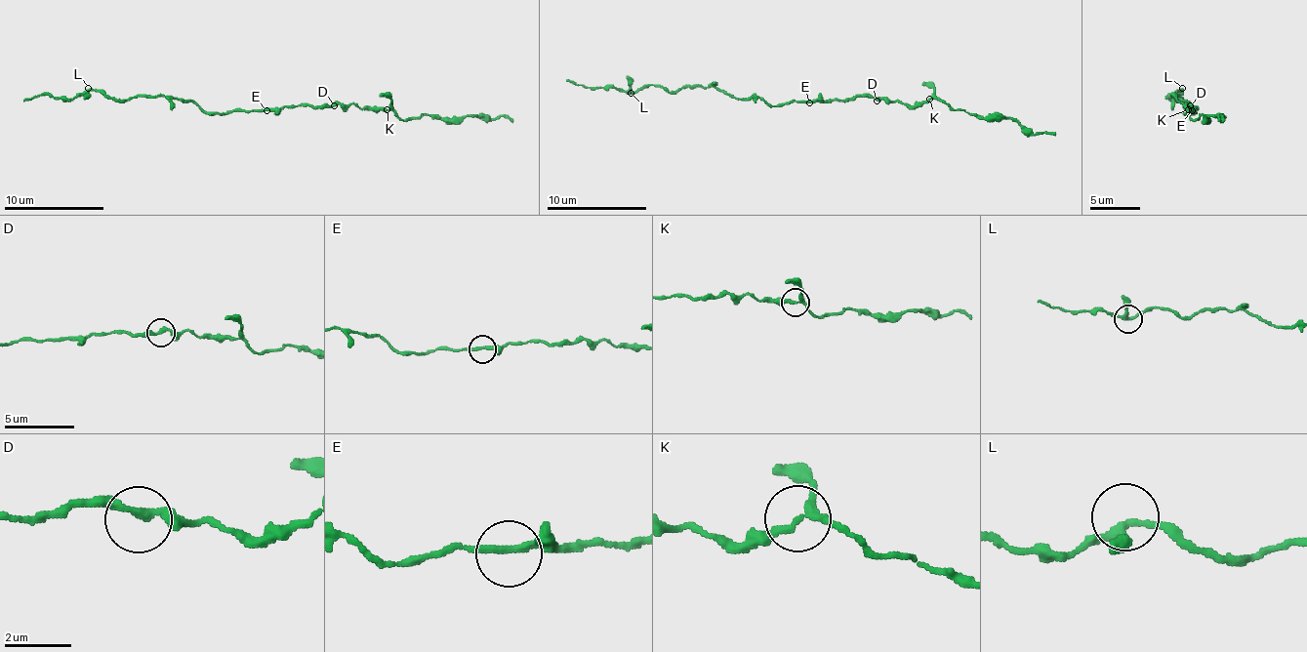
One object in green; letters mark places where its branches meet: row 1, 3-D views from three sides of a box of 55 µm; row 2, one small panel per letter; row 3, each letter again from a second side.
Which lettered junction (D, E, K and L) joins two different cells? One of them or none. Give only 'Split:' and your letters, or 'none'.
Split: none

